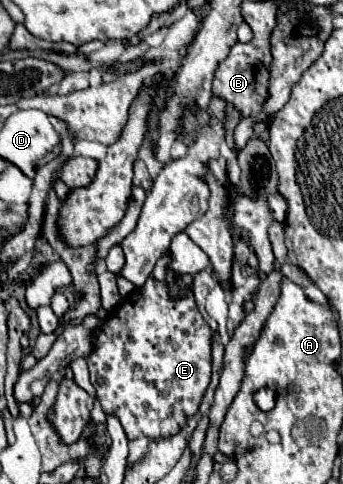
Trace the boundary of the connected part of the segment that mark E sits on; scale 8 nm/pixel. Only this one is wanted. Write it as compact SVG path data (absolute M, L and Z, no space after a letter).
M147 278L143 288L133 290L119 308L107 316L95 336L87 362L91 384L97 390L97 400L105 412L111 412L121 420L127 438L149 436L159 440L179 432L185 416L193 416L199 408L203 392L211 380L211 328L199 314L193 292L173 298L163 282Z

